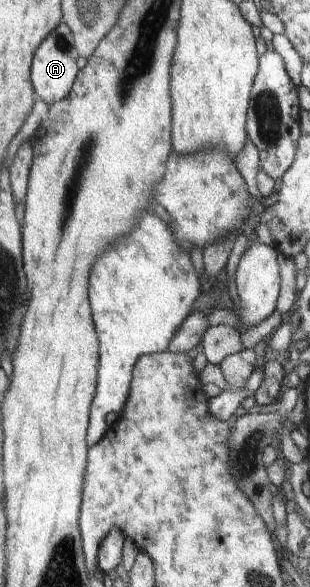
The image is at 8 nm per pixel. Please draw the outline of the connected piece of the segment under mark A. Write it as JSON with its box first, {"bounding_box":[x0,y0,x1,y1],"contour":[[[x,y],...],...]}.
{"bounding_box":[31,22,79,106],"contour":[[[62,22],[48,37],[44,38],[44,41],[40,43],[40,47],[34,53],[31,65],[31,82],[37,95],[36,99],[44,101],[49,106],[66,99],[70,91],[72,91],[74,81],[76,81],[78,75],[79,69],[76,65],[78,57],[72,32]]]}

